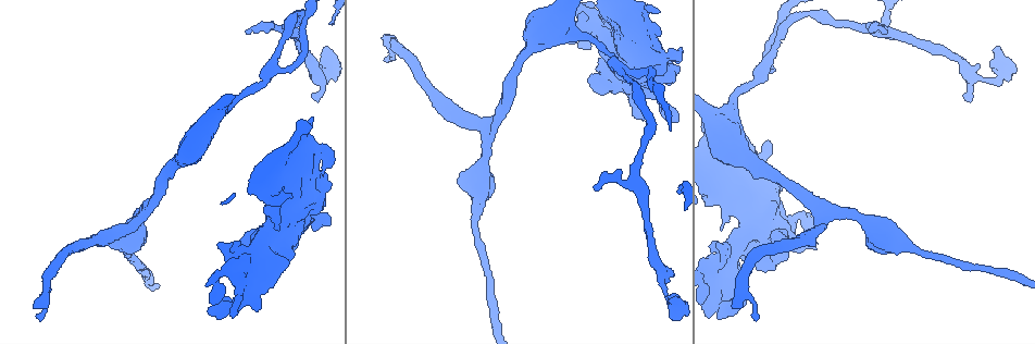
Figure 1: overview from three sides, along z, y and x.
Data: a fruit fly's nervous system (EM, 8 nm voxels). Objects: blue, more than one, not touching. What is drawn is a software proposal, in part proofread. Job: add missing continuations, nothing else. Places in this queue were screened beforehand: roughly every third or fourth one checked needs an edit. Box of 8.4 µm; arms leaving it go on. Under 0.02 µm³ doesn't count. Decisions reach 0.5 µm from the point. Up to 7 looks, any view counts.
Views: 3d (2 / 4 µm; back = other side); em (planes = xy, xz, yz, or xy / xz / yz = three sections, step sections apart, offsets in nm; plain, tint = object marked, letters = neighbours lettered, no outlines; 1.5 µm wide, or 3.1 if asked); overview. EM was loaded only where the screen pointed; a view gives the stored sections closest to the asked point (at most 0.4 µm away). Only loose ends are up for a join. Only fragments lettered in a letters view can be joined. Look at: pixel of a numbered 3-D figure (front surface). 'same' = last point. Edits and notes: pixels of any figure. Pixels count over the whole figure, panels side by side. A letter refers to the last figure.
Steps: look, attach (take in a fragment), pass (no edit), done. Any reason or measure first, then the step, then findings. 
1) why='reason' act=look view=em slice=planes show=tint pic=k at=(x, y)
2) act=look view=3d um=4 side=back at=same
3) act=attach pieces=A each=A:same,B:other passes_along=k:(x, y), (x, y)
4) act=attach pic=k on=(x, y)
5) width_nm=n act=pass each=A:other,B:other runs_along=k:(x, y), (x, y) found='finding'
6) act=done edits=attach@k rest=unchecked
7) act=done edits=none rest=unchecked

why='an open end' act=look view=em slice=planes show=letters pic=1 at=(887, 31)

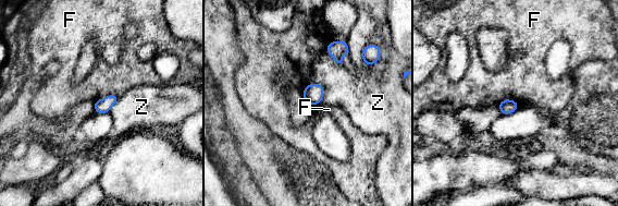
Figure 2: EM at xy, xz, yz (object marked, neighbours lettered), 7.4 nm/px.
width_nm=110 act=pass each=F:other,Z:other found='no lettered fragment goes on from it'

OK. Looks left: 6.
why='free end' act=look view=em slice=yz step=4 show=tint pic=1 at=(721, 231)

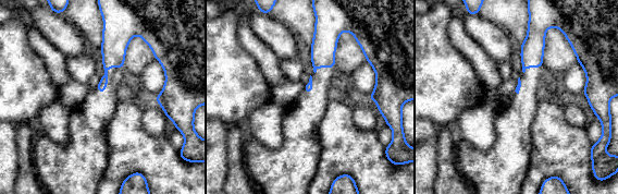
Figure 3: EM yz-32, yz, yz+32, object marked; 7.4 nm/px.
act=look view=em slice=planes show=letters at=same

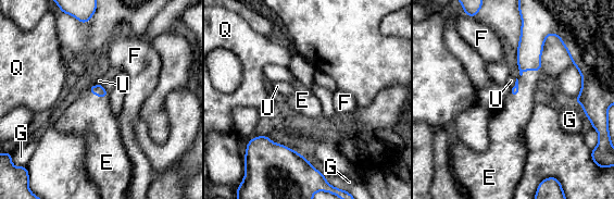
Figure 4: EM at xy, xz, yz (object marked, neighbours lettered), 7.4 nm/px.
act=attach pieces=E each=E:same,F:other,G:other,Q:other,U:other passes_along=4:(514, 90), (517, 88), (509, 121) found='the cell continues'

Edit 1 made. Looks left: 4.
why='an open end' act=look view=em slice=xy step=8 show=letters pic=1 at=(736, 308)

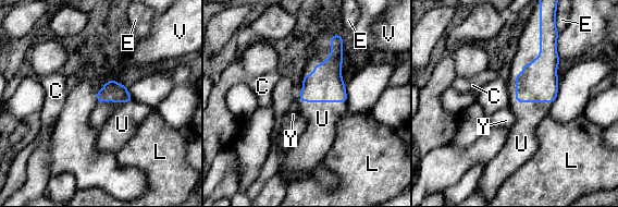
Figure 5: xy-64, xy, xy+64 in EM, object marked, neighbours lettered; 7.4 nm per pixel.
act=attach pieces=U each=C:other,E:other,L:other,U:same,V:other,Y:other passes_along=5:(539, 82), (523, 65), (529, 44) found='it goes on there'

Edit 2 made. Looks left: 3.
act=done edits=attach@4,attach@5 rest=unchecked

